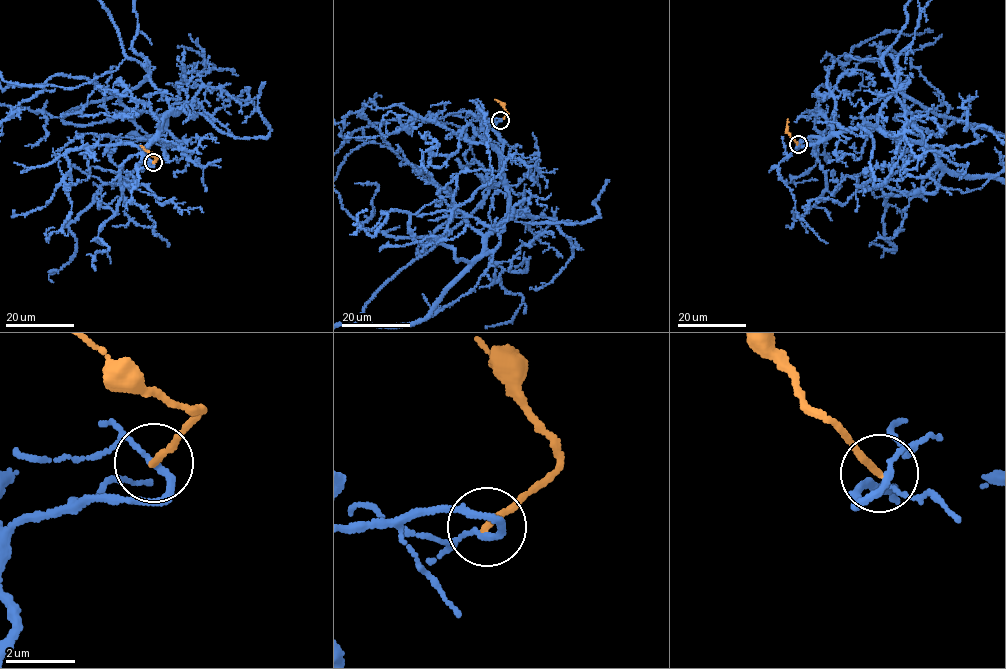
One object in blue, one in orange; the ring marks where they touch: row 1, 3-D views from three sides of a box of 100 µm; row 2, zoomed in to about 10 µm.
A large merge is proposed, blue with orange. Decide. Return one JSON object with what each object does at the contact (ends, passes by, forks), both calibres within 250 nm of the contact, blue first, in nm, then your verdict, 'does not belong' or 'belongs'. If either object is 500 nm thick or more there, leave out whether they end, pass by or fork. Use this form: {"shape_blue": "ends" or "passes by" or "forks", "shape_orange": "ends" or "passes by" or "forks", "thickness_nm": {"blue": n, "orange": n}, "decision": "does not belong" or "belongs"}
{"shape_blue": "passes by", "shape_orange": "ends", "thickness_nm": {"blue": 170, "orange": 190}, "decision": "does not belong"}

